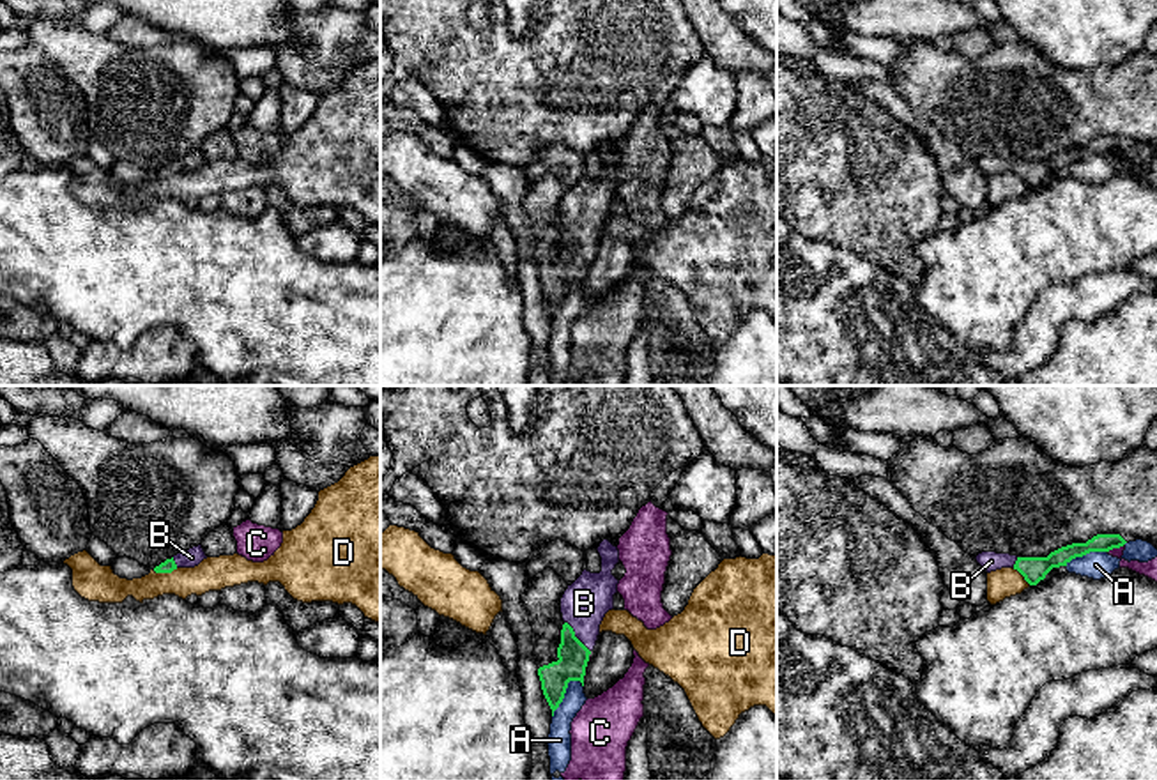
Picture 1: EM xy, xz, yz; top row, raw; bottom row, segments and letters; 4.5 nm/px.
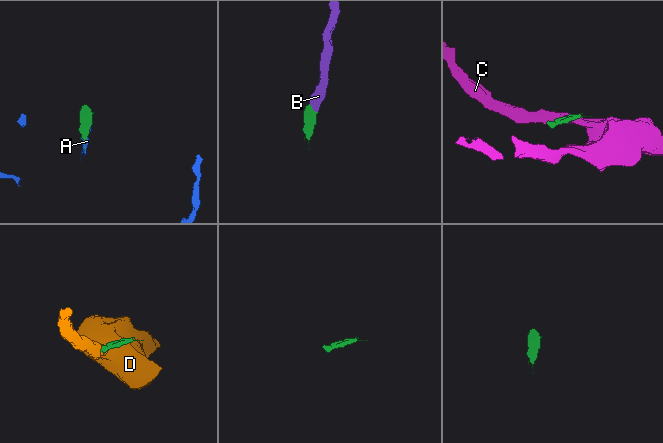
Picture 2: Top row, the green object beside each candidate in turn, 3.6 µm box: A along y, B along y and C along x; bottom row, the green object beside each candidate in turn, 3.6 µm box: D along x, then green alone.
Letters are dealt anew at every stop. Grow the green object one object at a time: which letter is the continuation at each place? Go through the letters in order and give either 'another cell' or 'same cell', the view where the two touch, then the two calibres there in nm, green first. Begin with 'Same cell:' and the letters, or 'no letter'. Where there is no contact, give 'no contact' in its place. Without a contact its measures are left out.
Same cell: B
A: another cell | xz | 140/110 nm
B: same cell | xz | 140/220 nm
C: another cell | yz | 80/70 nm
D: another cell | xy | 60/160 nm

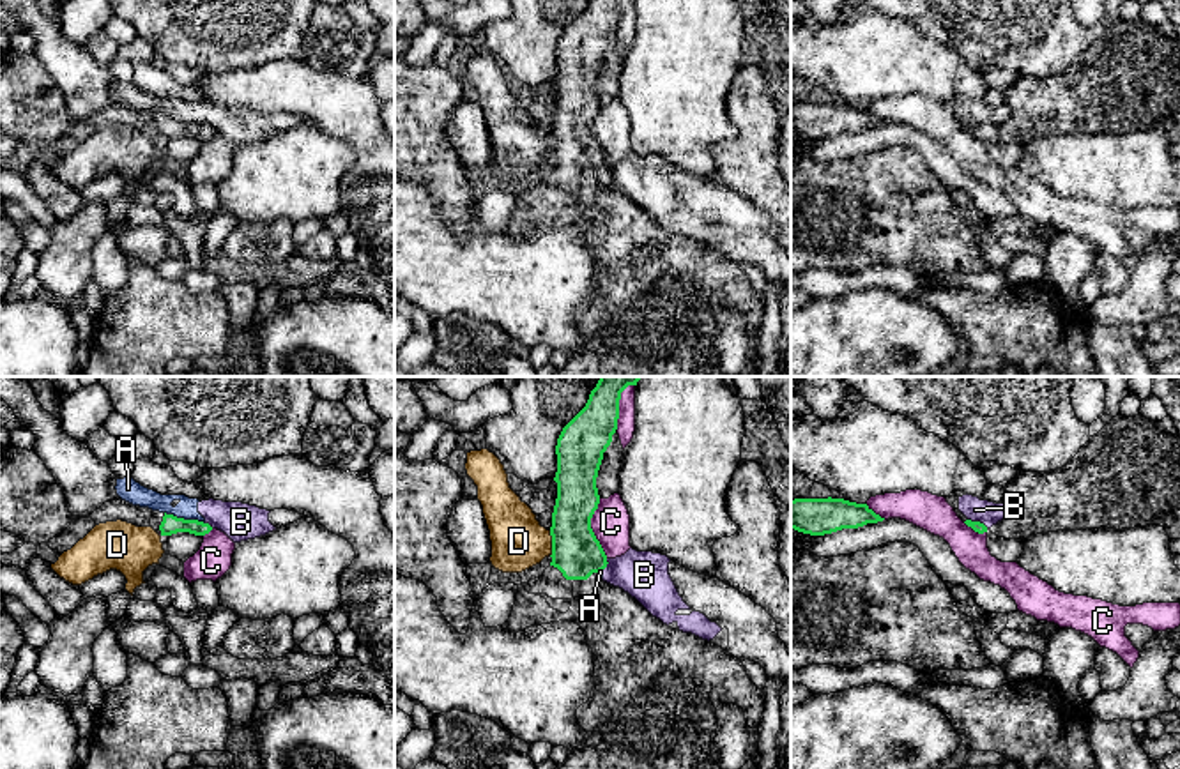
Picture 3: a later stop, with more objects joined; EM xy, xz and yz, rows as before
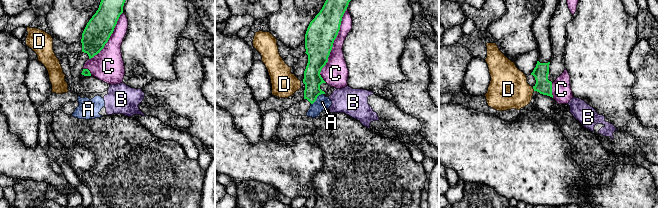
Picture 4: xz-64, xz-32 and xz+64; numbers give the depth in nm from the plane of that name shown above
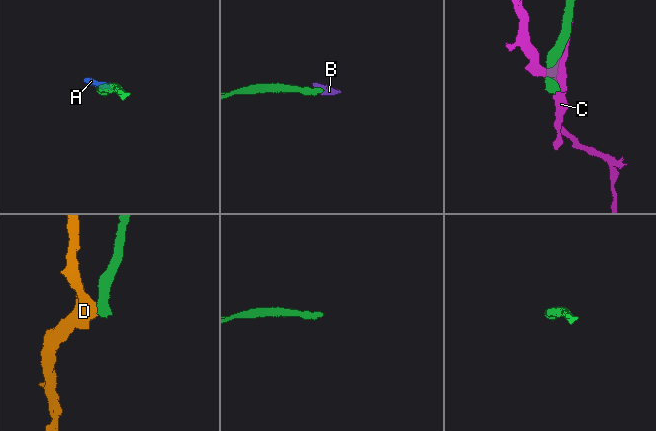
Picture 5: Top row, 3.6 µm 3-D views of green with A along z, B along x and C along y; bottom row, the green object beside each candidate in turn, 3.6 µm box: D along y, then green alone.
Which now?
Same cell: no letter
A: another cell | xy | 90/100 nm
B: another cell | xz | 220/220 nm
C: another cell | xz | 220/180 nm
D: another cell | xz | 220/240 nm

